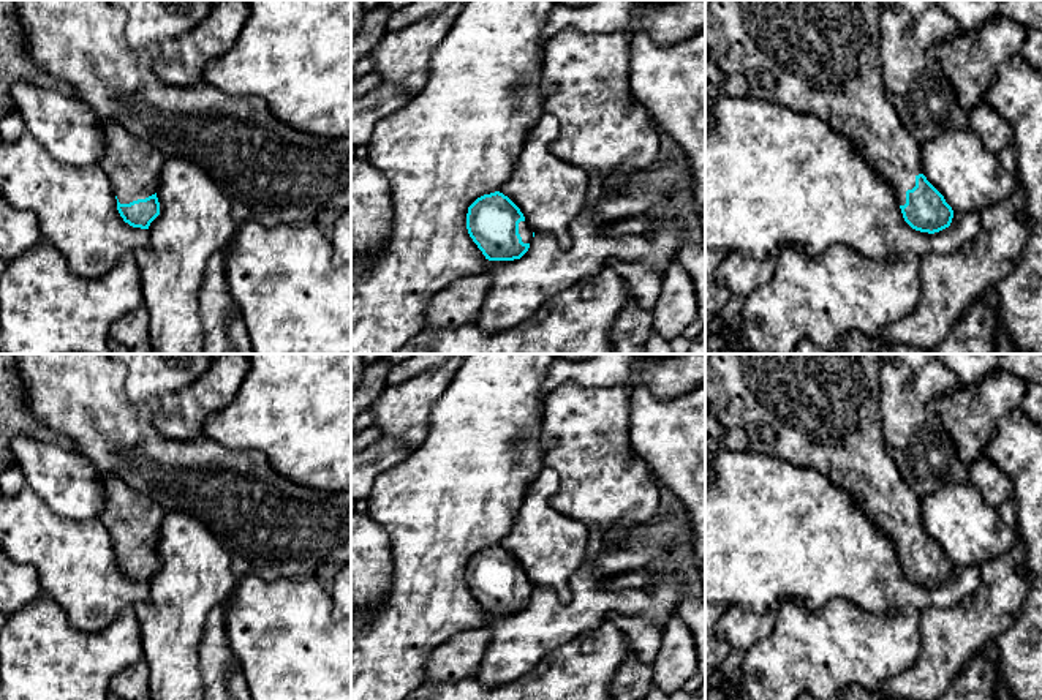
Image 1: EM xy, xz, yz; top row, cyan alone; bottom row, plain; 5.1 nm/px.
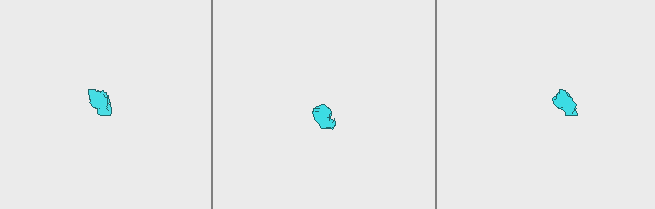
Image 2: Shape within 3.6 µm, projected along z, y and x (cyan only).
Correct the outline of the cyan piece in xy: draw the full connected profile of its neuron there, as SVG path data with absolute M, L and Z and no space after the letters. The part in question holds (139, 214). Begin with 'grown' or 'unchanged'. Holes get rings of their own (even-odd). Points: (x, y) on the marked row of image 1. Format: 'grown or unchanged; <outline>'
grown; M103 123L103 134L106 149L100 166L117 196L117 210L130 226L149 229L160 215L157 191L166 156L120 125Z

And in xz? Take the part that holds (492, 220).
grown; M500 191L484 194L468 207L466 229L489 261L520 259L534 237L520 209Z

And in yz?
grown; M705 0L705 54L724 74L745 76L748 96L817 117L846 137L873 172L892 186L904 221L916 231L934 234L950 226L953 210L923 175L920 144L887 101L881 74L881 14L882 0ZM759 70L776 76L775 88L767 90L757 82Z

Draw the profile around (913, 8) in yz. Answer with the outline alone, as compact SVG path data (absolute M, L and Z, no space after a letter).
M885 0L889 6L901 8L909 17L917 17L939 0Z

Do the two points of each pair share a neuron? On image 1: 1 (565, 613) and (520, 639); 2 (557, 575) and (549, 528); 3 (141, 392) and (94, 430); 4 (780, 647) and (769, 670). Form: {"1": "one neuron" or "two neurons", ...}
{"1": "one neuron", "2": "one neuron", "3": "two neurons", "4": "one neuron"}

